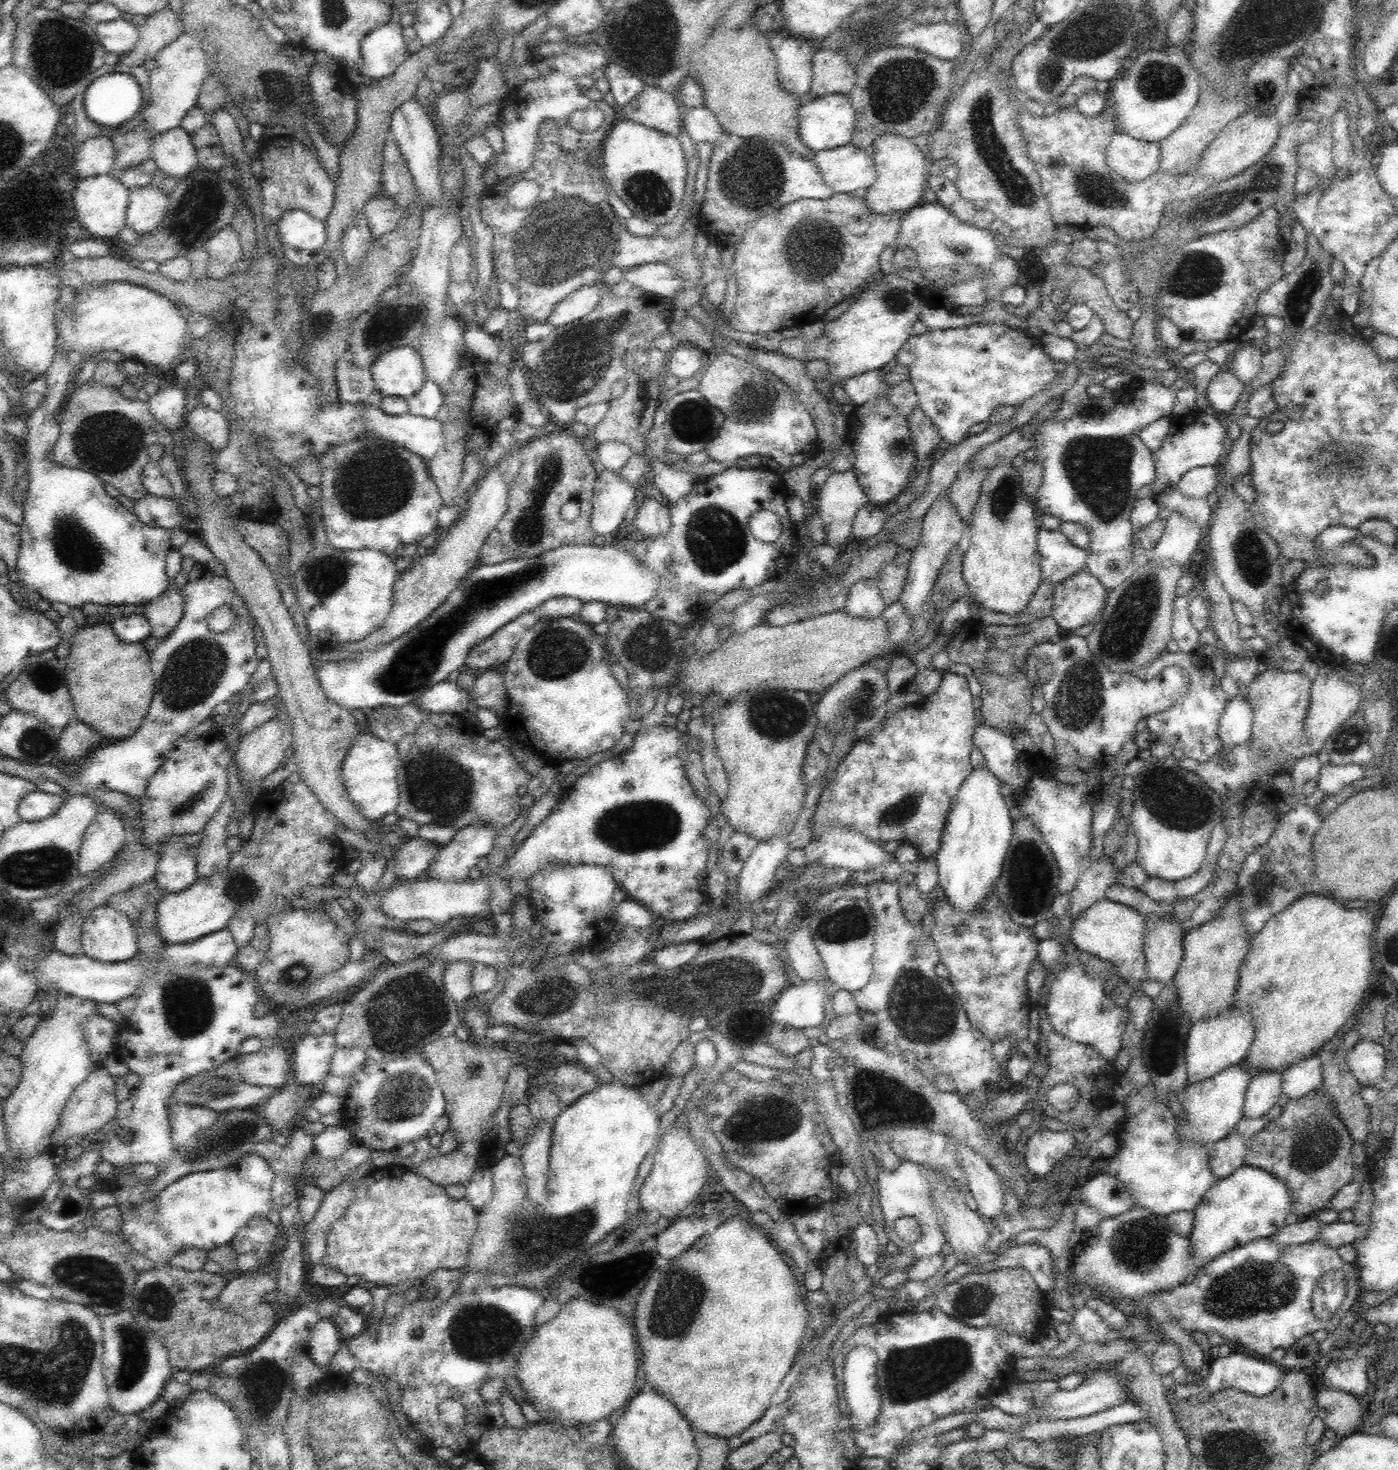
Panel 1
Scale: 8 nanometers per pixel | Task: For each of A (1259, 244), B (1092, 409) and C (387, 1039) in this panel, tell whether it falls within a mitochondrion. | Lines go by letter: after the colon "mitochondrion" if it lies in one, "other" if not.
A: other
B: other
C: mitochondrion

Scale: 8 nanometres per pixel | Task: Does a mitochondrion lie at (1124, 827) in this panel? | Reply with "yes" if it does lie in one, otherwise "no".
no

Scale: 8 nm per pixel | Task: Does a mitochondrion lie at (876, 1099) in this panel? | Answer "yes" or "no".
yes

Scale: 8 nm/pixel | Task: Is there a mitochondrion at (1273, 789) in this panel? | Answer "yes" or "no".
no

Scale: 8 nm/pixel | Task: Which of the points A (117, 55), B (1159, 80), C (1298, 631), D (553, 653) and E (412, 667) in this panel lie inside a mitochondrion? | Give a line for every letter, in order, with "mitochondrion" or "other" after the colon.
A: other
B: mitochondrion
C: other
D: mitochondrion
E: mitochondrion

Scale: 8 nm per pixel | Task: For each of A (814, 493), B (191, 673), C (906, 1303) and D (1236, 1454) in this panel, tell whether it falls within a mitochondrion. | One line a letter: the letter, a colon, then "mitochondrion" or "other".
A: other
B: mitochondrion
C: other
D: mitochondrion

